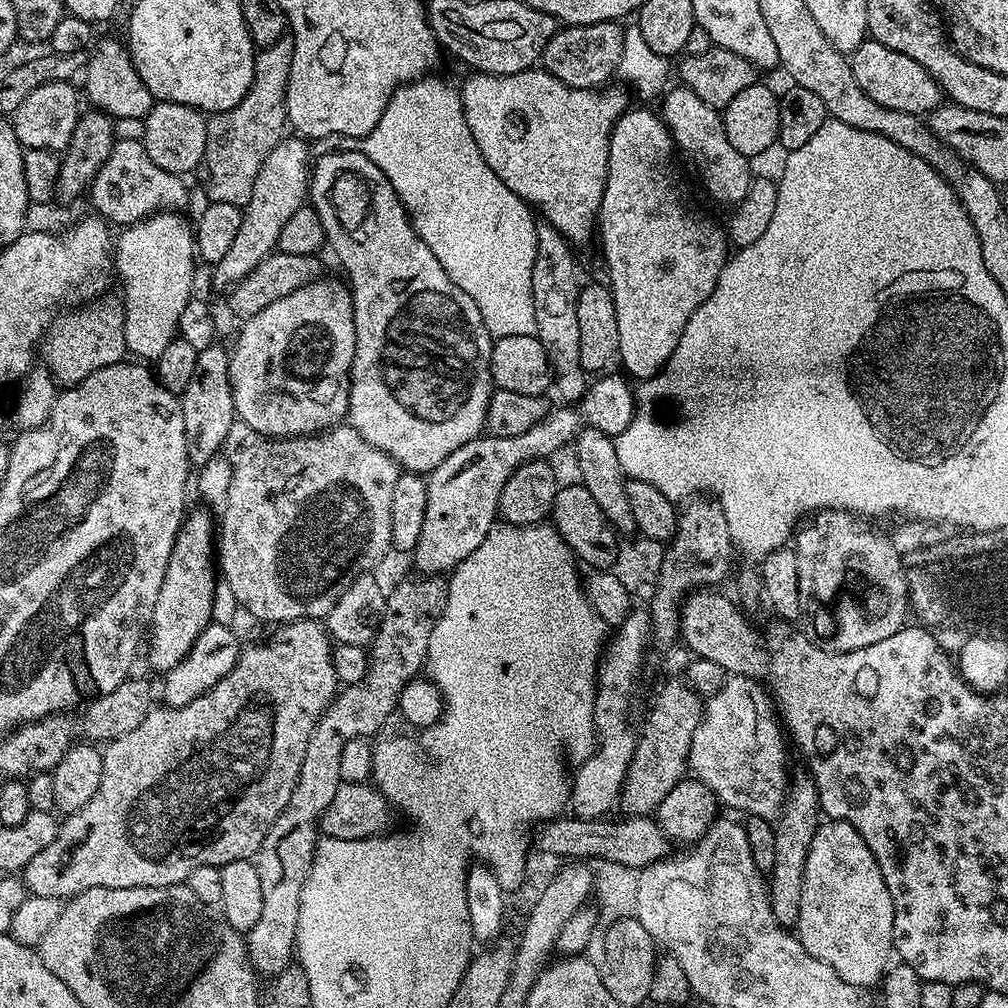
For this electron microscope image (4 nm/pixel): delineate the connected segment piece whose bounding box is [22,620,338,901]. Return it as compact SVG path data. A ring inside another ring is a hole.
M293 620L277 632L280 633L265 644L252 644L249 648L247 645L237 658L234 670L230 670L230 674L218 681L205 696L194 698L194 702L186 702L186 706L177 708L153 707L142 718L142 722L130 730L130 734L122 734L122 738L107 741L103 749L102 783L94 798L90 798L82 810L67 813L59 821L54 842L50 842L42 854L34 854L34 858L30 858L22 870L25 889L31 895L63 901L95 888L168 888L172 884L185 883L190 870L198 870L198 866L219 868L235 860L255 857L262 846L262 838L266 838L270 826L278 814L282 814L286 802L290 802L290 794L294 794L294 786L302 770L302 758L306 758L306 742L310 742L310 734L314 734L318 718L322 718L328 703L338 691L336 667L332 661L334 644L327 627L320 620Z

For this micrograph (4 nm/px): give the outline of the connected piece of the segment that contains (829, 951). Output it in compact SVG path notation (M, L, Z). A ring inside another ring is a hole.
M828 820L821 823L814 834L814 842L810 842L810 850L806 858L806 870L802 882L802 910L798 910L798 922L794 932L802 942L802 946L818 962L826 962L846 982L858 986L861 990L879 985L894 949L892 947L892 931L894 930L894 902L890 898L890 890L886 890L886 878L882 878L882 870L870 854L870 846L862 842L862 834L850 826L845 820Z

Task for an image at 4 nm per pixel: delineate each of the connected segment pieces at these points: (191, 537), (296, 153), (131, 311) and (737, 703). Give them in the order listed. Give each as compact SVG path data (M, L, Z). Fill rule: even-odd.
M208 510L203 512L189 511L185 515L184 523L181 524L178 534L176 535L176 541L172 547L172 553L170 554L170 562L166 566L166 578L162 582L162 590L158 590L158 602L154 602L154 614L152 615L152 622L150 625L150 640L152 636L152 645L148 648L148 664L153 668L157 674L163 674L169 672L174 666L178 666L178 662L182 662L182 658L186 658L186 654L194 646L194 642L198 638L198 634L202 634L202 630L206 630L206 626L213 623L212 619L212 607L214 606L216 588L218 585L218 560L217 560L217 545L214 543L214 516L213 513Z
M285 135L283 140L266 154L266 162L262 162L262 170L258 170L258 178L254 178L254 190L250 190L250 202L244 205L240 217L242 226L238 226L238 235L234 243L226 249L226 255L211 269L212 284L216 288L231 290L236 283L258 262L265 260L277 251L278 234L282 234L282 226L294 215L294 210L305 207L309 199L308 185L310 173L314 167L314 156L308 153L309 141L295 135Z
M161 210L140 220L137 224L127 225L121 236L114 240L114 272L124 283L124 325L126 326L126 346L137 361L154 362L178 336L178 318L186 310L186 302L193 299L192 260L196 256L196 238L191 223L183 220L176 210Z
M732 674L718 694L707 697L704 717L694 732L694 742L690 742L688 767L691 775L705 784L723 807L725 804L748 816L775 821L784 808L790 779L784 740L786 744L781 721L765 685L751 676Z

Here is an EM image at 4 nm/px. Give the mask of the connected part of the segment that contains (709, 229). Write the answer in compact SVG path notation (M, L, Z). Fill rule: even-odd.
M648 106L629 107L624 115L612 125L612 135L610 136L610 150L608 151L608 173L606 174L606 186L602 194L600 203L600 214L598 217L598 240L600 236L600 248L604 251L604 264L608 267L608 277L606 283L612 289L614 298L614 314L618 314L618 346L620 347L619 363L624 364L623 371L627 373L633 381L649 380L662 371L668 359L674 354L678 346L678 338L682 330L686 330L686 322L690 322L690 314L710 298L718 278L722 274L725 264L730 259L730 241L726 235L725 229L720 228L708 216L703 216L694 205L688 201L688 196L684 193L684 188L680 185L680 180L676 177L676 168L672 165L672 152L674 145L672 135L668 133L668 127L664 125L664 117L659 111L651 112Z

